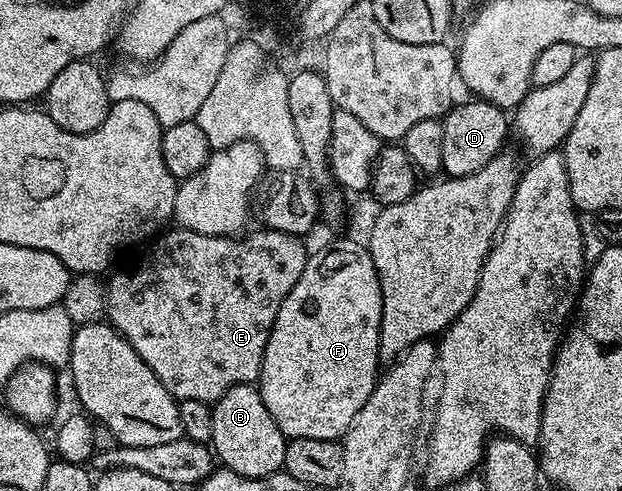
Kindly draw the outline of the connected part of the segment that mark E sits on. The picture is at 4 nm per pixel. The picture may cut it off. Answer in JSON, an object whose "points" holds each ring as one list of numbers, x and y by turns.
{"points":[[183,229,175,230,165,230,151,244,153,247,137,263,122,268,112,280,107,280,108,313,106,319,134,349,134,353,138,353,138,357,142,357,142,361,146,361,146,365,150,365,154,377,158,377,158,381,162,381,162,385,166,385,166,389,175,399,178,401,181,399,202,401,211,405,218,402,222,395,234,385,255,384,259,380,262,357,266,353,266,341,270,337,270,329,274,329,274,317,278,317,278,309,282,309,282,301,286,301,286,293,290,293,290,289,294,289,294,285,298,285,298,277,302,277,302,269,306,269,306,261,310,251,309,248,306,249,300,244,303,243,301,236,281,231,259,229,260,231,254,232,253,235,229,237,194,233]]}

